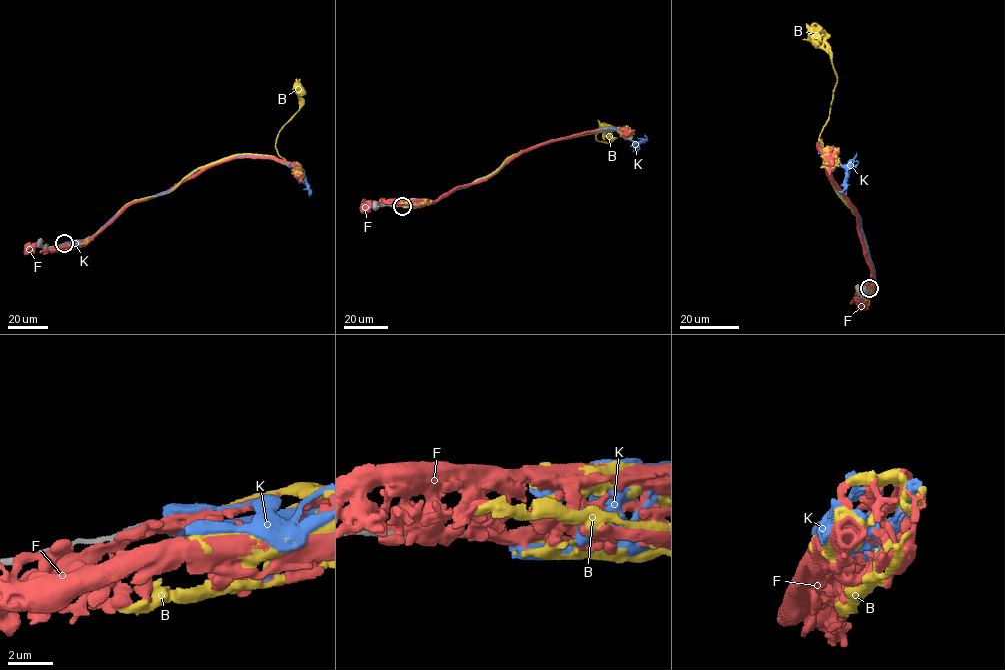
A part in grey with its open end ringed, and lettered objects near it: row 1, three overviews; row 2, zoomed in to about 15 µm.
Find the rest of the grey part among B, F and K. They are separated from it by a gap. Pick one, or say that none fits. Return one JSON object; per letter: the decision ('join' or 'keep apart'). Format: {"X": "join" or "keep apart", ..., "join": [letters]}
{"B": "keep apart", "F": "keep apart", "K": "keep apart", "join": []}

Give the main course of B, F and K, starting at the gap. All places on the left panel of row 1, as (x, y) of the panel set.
B: (65, 242), (92, 237), (126, 204), (168, 193), (228, 158), (284, 162), (276, 138), (299, 108), (298, 87)
F: (64, 243), (91, 240), (132, 203), (165, 193), (199, 172), (234, 159), (268, 158), (291, 163), (304, 182)
K: (65, 242), (90, 238), (125, 206), (168, 191), (195, 170), (230, 157), (283, 162), (292, 166), (309, 194)

